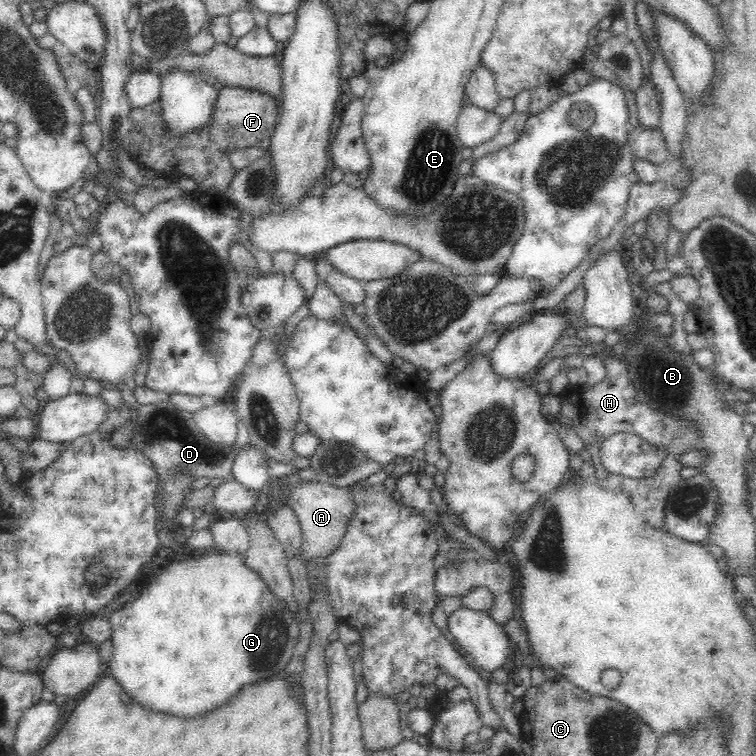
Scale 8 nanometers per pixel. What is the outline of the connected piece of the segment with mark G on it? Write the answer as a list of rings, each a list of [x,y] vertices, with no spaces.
[[[215,550],[214,554],[167,561],[138,599],[121,604],[108,619],[114,648],[106,674],[114,678],[126,698],[144,709],[194,718],[228,704],[246,685],[276,678],[292,658],[299,642],[297,620],[268,591],[266,583],[244,563],[244,555]]]

